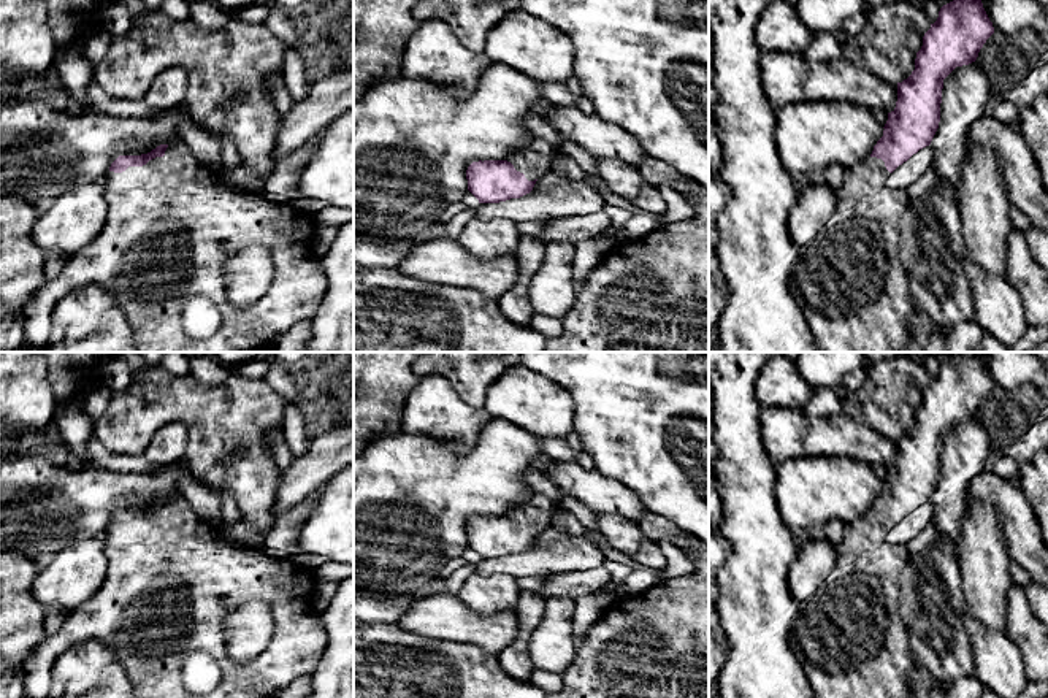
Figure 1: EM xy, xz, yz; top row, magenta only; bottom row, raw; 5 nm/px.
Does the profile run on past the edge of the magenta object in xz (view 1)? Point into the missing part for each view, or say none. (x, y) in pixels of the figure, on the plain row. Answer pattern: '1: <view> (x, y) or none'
1: xz (535, 516)

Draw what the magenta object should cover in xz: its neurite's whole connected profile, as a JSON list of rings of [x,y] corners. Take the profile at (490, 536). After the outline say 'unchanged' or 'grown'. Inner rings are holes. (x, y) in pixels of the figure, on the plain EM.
[[[534,493],[522,508],[507,516],[479,516],[466,525],[468,546],[479,558],[499,558],[530,549],[539,533],[552,527],[558,506]]]; grown

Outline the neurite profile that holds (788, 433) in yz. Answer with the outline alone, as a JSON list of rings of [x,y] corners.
[[[763,408],[763,443],[774,465],[801,457],[848,457],[869,465],[894,466],[897,439],[883,438],[843,412],[810,417],[802,409]]]

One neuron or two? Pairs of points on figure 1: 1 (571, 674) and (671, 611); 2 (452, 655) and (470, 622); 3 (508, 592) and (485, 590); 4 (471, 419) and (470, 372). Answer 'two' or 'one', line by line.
1: one
2: two
3: one
4: two

